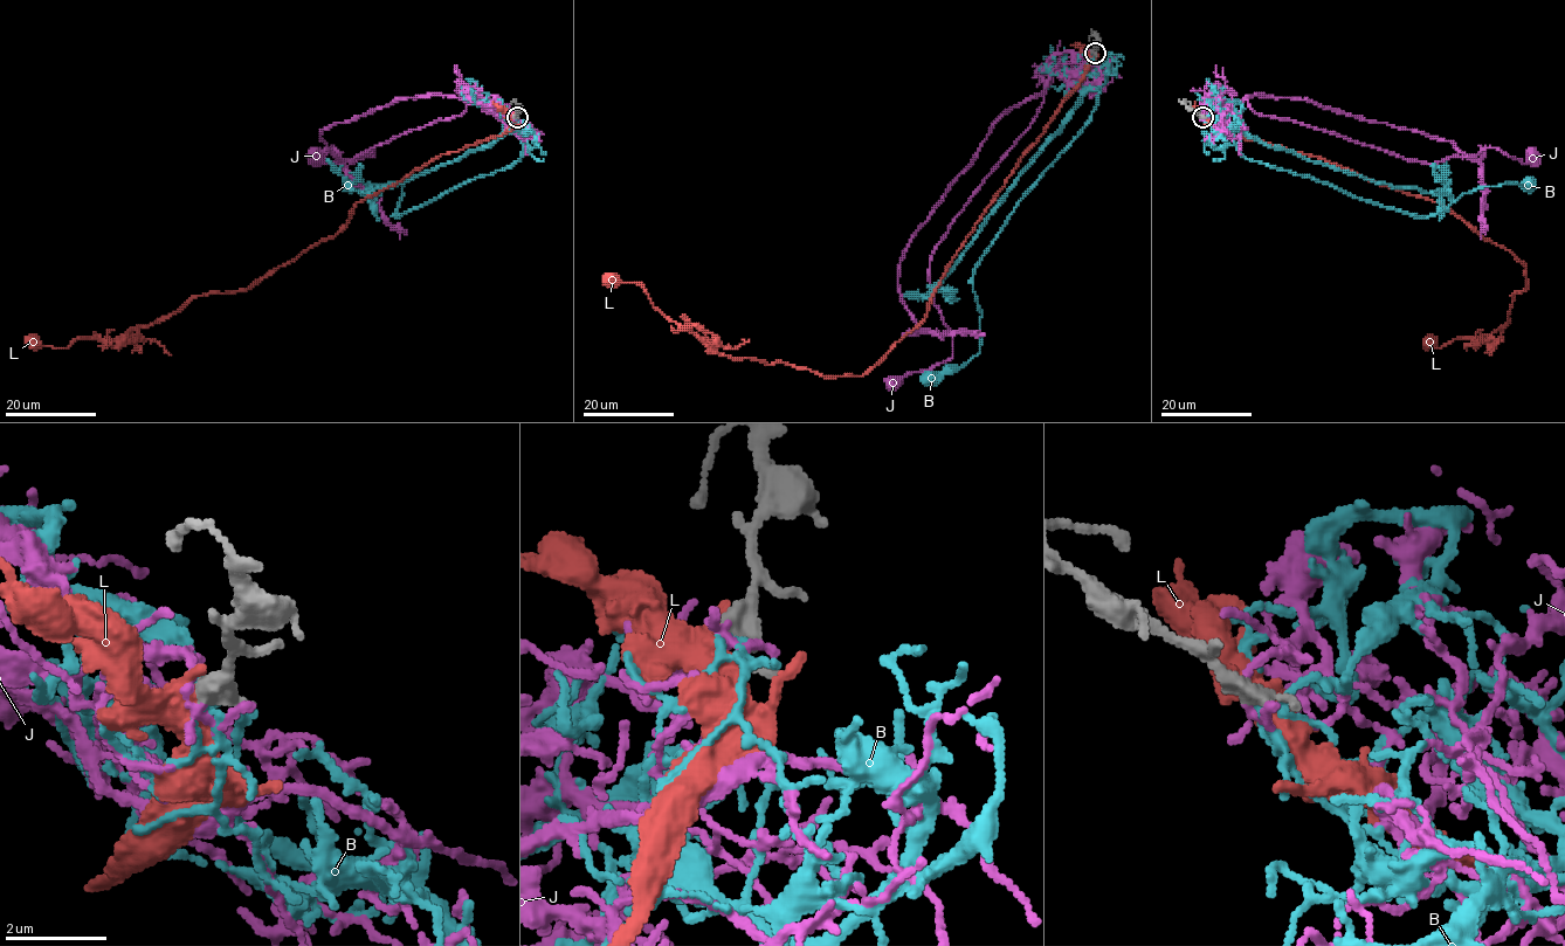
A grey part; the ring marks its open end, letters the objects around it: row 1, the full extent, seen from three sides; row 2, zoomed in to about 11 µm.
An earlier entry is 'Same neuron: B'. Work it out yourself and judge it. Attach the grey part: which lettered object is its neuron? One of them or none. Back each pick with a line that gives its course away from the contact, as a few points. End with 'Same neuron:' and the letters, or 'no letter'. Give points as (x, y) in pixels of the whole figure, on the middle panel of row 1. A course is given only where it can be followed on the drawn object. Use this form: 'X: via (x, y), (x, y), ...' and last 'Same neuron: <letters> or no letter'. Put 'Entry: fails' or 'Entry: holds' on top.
Entry: fails
Same neuron: no letter

